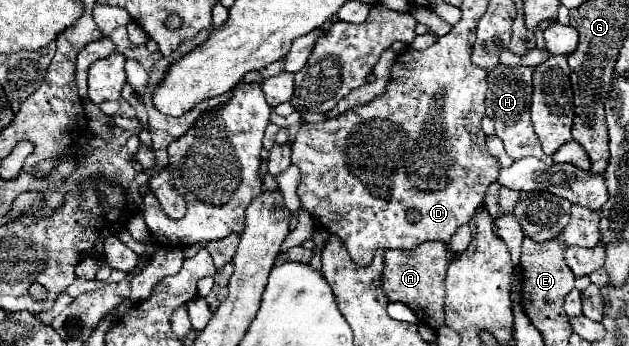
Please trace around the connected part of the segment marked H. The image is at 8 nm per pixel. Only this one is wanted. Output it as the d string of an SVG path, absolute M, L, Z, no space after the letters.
M499 63L497 69L487 71L487 117L495 123L495 133L503 141L505 151L511 159L523 159L533 155L545 163L553 163L549 155L543 153L537 135L533 133L533 123L529 115L529 101L533 95L533 67L505 67Z

